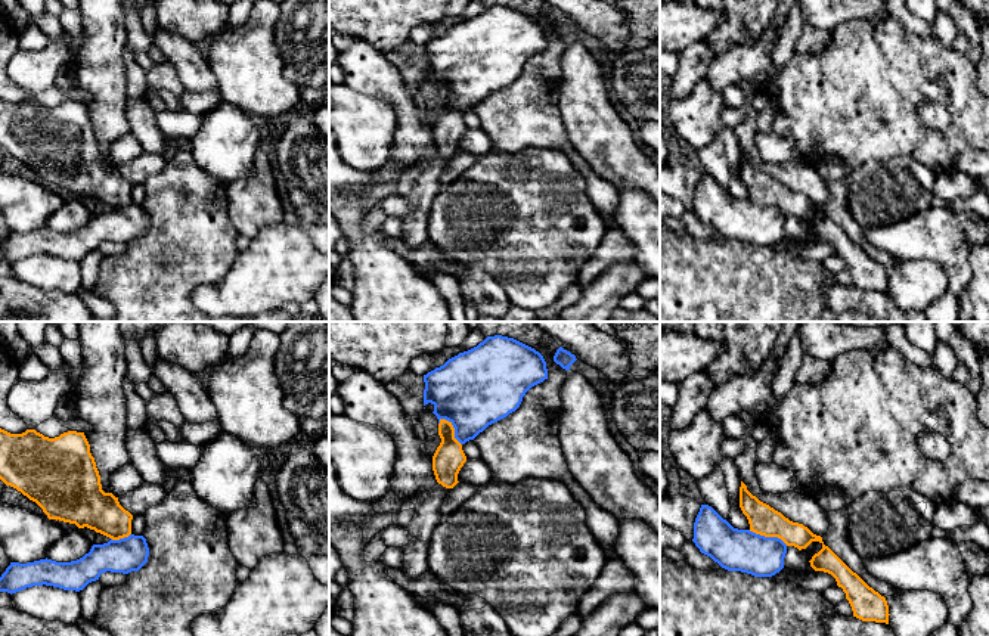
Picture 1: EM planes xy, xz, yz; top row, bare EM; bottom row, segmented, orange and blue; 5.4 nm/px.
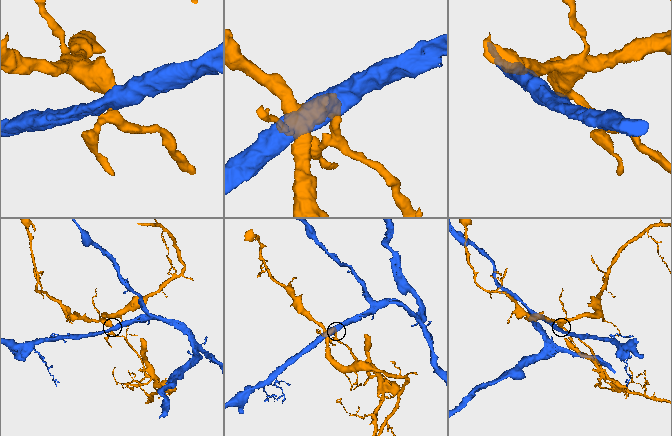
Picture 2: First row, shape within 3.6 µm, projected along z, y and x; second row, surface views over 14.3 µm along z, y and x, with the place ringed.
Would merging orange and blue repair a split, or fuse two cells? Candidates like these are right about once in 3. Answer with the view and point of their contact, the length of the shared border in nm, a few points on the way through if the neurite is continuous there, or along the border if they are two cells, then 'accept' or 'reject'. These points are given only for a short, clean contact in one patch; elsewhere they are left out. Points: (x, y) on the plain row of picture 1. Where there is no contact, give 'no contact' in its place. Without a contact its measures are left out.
xz (453, 99) | 190 nm | along xz (440, 87), (445, 87), (452, 95), (453, 106), (461, 114) | reject

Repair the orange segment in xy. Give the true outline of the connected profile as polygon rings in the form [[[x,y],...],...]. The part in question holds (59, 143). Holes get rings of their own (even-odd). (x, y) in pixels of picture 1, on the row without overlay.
[[[0,97],[0,149],[35,171],[49,189],[75,193],[78,198],[87,196],[112,210],[131,204],[133,184],[120,174],[118,167],[102,159],[100,145],[84,102],[68,100],[59,106],[49,108],[35,99],[10,103]]]

